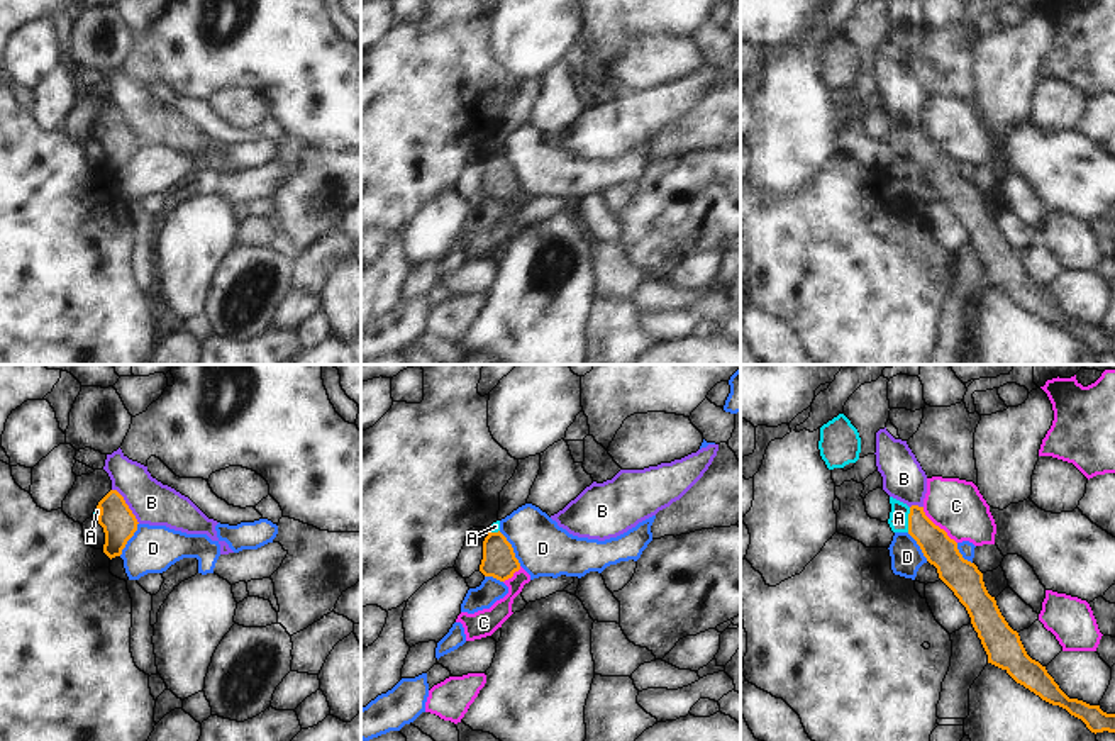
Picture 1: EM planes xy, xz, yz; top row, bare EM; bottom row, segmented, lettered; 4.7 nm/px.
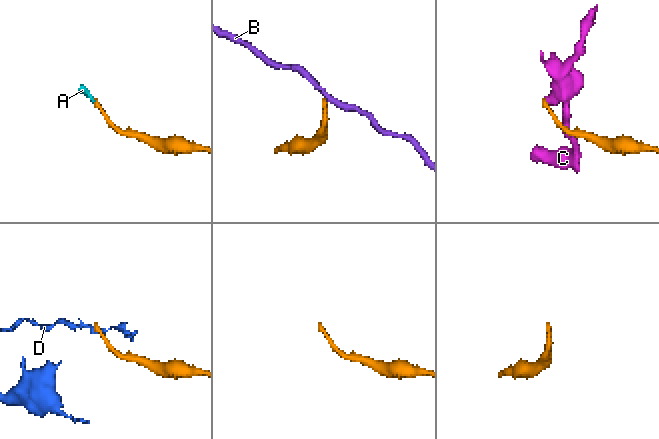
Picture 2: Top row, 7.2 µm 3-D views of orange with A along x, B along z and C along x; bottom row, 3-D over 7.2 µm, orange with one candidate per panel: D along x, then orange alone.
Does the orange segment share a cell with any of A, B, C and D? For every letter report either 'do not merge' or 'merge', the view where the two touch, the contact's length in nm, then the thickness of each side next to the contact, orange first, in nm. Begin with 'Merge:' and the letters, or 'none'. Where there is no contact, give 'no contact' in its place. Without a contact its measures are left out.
Merge: A
A: merge; contact in yz; length 120 nm; calibres 150 and 100 nm
B: do not merge; contact in xy; length 220 nm; calibres 160 and 200 nm
C: do not merge; contact in yz; length 240 nm; calibres 160 and 260 nm
D: do not merge; contact in xz; length 200 nm; calibres 160 and 260 nm

